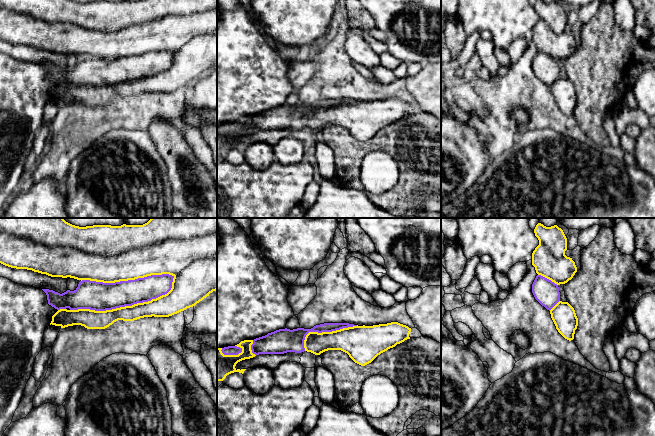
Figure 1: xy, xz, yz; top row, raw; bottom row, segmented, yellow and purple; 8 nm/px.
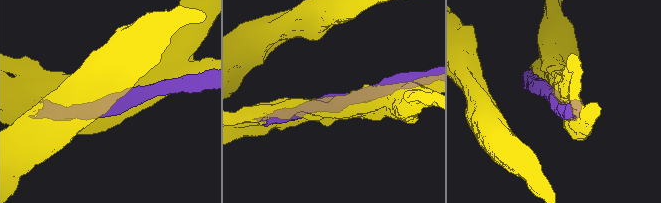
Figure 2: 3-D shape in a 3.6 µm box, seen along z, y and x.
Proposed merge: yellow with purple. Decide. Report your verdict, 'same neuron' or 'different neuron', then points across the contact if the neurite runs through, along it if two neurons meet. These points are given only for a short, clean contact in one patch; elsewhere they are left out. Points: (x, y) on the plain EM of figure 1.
same neuron

